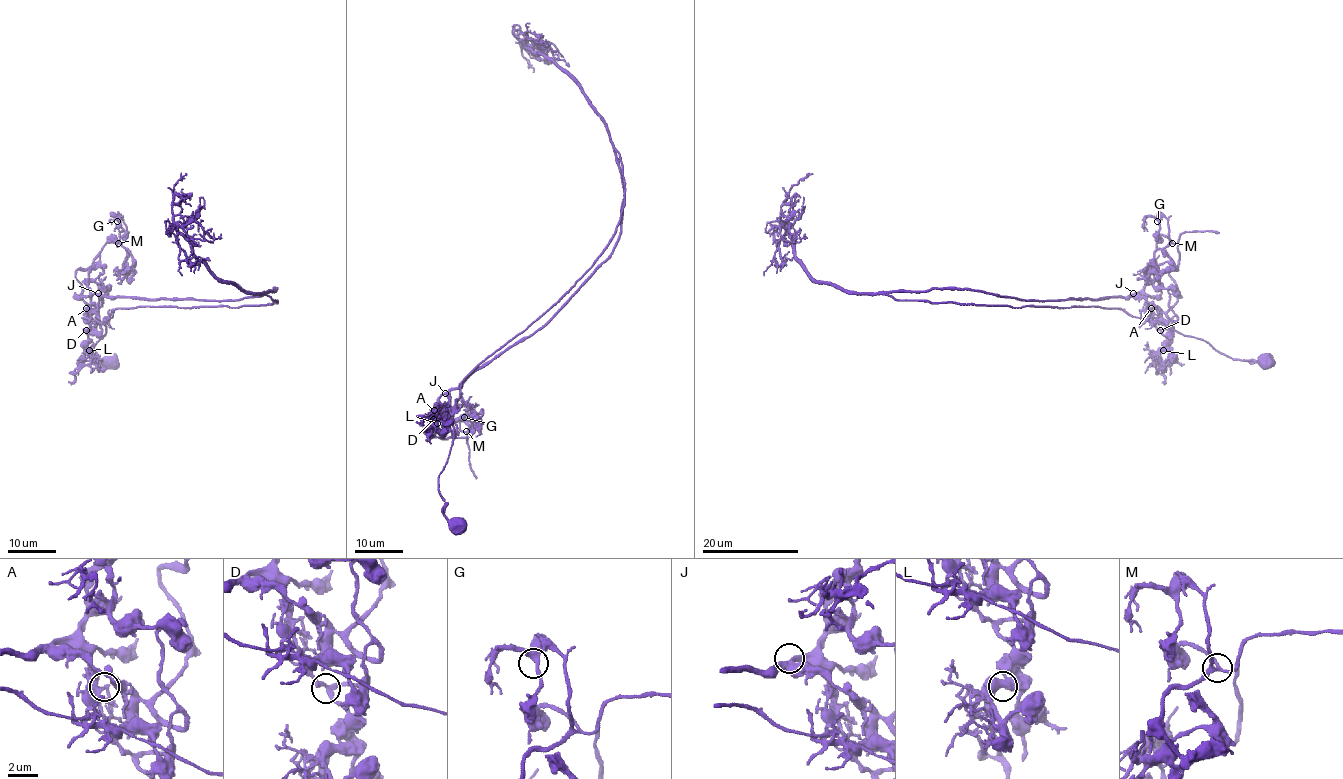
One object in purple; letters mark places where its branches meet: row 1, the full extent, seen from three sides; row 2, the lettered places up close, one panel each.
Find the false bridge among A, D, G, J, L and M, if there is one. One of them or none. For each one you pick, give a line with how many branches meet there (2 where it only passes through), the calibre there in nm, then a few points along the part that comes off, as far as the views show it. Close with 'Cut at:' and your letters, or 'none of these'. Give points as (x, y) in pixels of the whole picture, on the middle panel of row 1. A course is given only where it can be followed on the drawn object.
A: 4 | 240 nm | (433, 411), (431, 426), (445, 435), (437, 426), (430, 438), (422, 430), (464, 437), (474, 429), (462, 393)
Cut at: A

